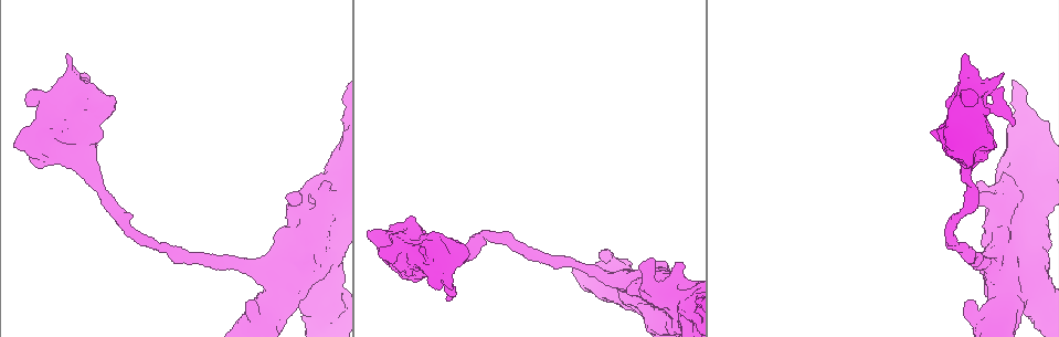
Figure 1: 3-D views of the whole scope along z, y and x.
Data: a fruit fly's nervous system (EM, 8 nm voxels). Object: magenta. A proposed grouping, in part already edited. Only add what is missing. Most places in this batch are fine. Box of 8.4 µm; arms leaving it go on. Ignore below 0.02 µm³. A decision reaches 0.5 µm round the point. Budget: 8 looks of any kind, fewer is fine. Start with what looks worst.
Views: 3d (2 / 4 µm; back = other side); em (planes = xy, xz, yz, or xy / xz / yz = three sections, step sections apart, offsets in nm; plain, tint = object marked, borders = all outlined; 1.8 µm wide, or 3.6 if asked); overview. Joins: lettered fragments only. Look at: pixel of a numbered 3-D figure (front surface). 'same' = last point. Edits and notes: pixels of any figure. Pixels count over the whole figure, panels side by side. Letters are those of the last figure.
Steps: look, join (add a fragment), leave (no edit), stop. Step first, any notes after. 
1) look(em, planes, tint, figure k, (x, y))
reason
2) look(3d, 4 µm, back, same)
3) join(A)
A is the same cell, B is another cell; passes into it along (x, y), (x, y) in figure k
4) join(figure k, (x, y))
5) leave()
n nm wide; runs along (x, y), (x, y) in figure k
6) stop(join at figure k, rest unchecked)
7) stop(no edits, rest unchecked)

look(em, 3.6 µm, yz, step 4, tint, figure 1, (1013, 203))
thick turns thin

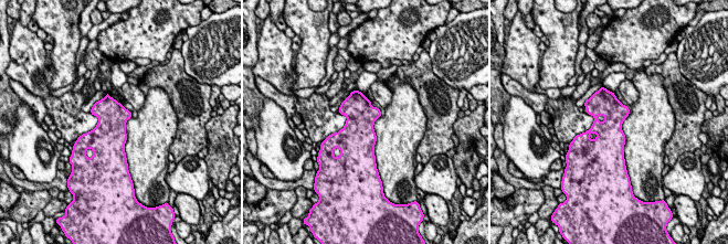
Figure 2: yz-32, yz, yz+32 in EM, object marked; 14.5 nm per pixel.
look(em, 3.6 µm, planes, tint, same)

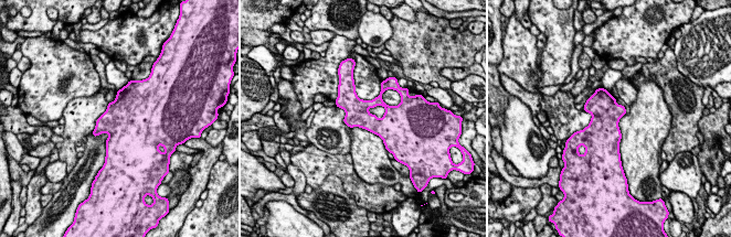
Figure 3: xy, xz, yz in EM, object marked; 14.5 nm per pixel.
look(em, 3.6 µm, planes, borders, same)

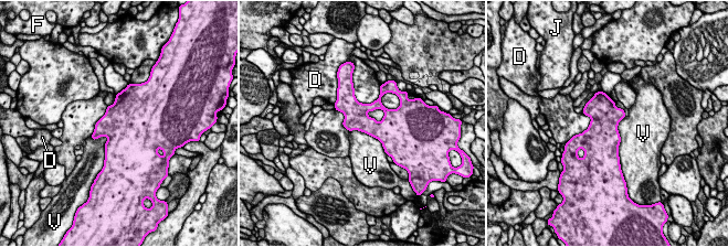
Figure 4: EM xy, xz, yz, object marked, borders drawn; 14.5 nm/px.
leave()
380 nm wide; D, F, J and V are other cells; border along (625, 117), (618, 126), (620, 160) in figure 4; none of them fits

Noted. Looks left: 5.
look(em, xy, step 16, tint, figure 1, (48, 135))
sudden change in width

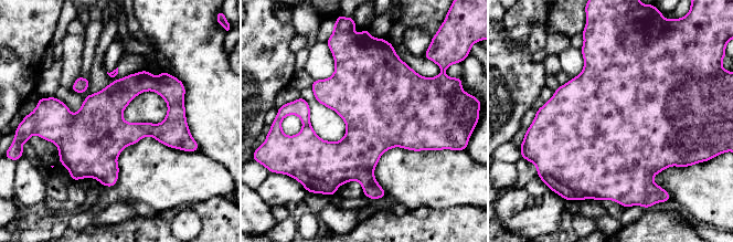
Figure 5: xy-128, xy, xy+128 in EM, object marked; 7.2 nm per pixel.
look(em, planes, borders, same)
cut it another way

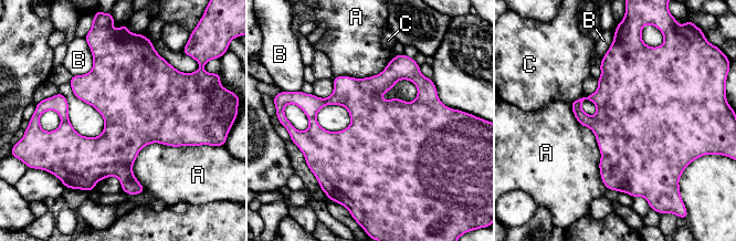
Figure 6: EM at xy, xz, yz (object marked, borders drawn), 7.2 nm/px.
leave()
A, B and C are other cells; border along (195, 145), (149, 143), (133, 175) in figure 6; none of them fits

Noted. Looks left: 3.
look(3d, 2 µm, figure 1, (108, 95))
an open end

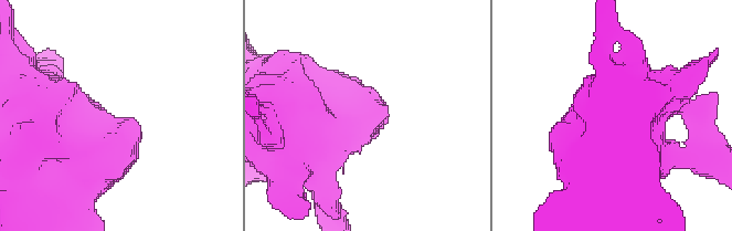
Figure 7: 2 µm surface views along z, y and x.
look(em, xz, step 16, borders, figure 7, (124, 118))
now the EM

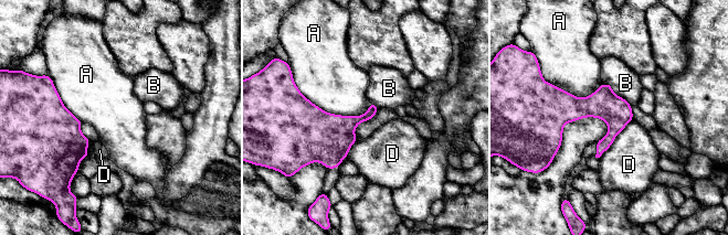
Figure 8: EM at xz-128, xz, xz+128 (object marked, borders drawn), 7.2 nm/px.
leave()
A, B and D are other cells; none of them fits

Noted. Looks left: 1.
stop(no edits, rest unchecked)

